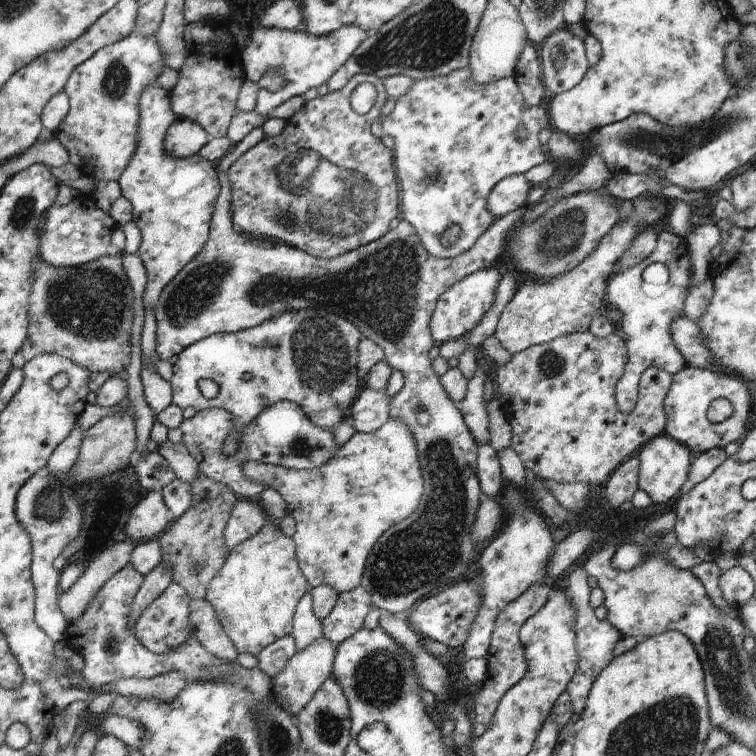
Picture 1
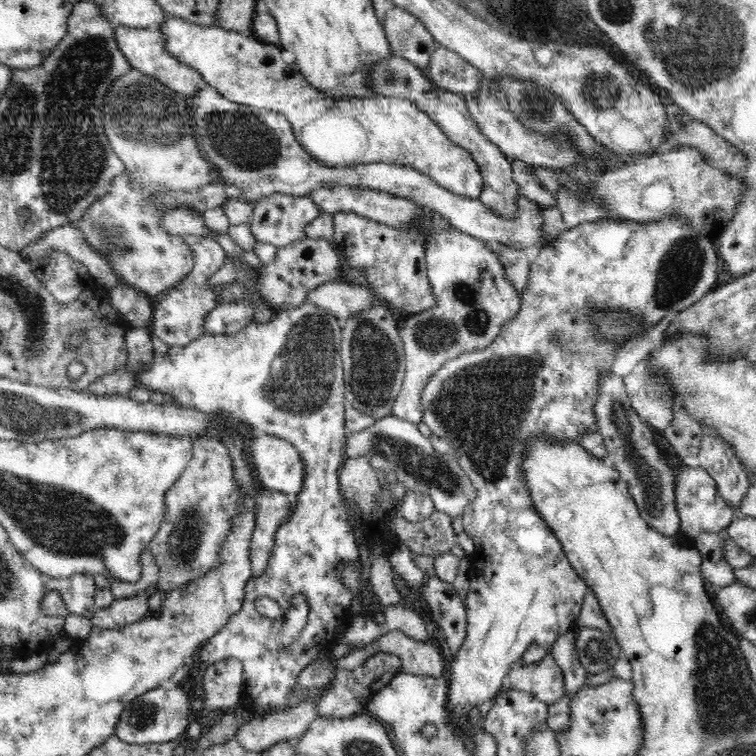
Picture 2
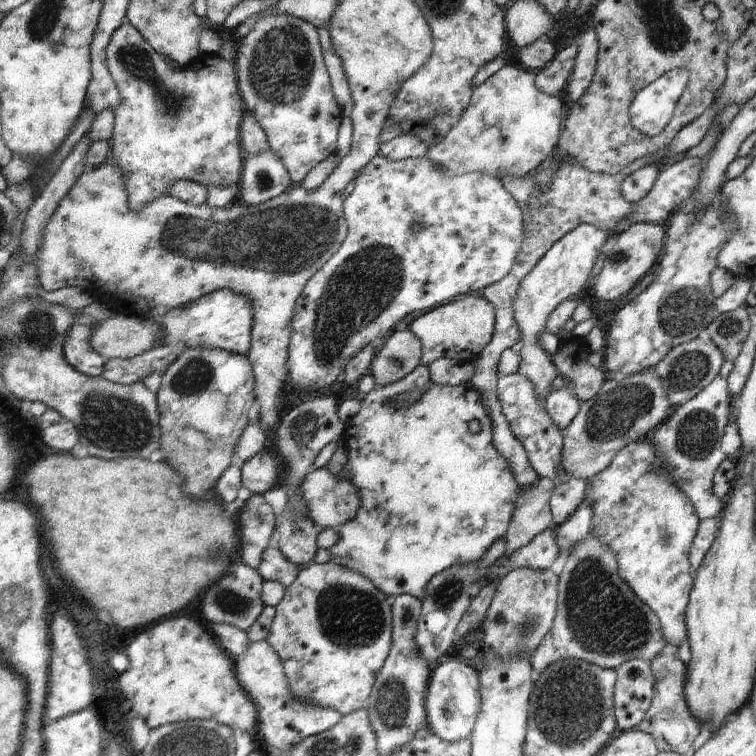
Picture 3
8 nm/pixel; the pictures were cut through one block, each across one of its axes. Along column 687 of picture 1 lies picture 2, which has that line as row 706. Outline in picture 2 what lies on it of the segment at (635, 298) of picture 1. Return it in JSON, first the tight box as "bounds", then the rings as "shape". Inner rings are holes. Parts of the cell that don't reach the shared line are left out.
{"bounds":[136,303,360,716],"shape":[[[304,303],[295,309],[284,309],[275,312],[271,320],[265,324],[257,323],[256,321],[250,322],[244,330],[236,332],[236,334],[204,334],[200,338],[196,338],[194,342],[186,344],[186,346],[170,346],[168,352],[165,355],[154,351],[154,362],[148,364],[144,370],[136,372],[136,385],[142,386],[144,389],[148,389],[149,393],[160,393],[163,396],[170,396],[172,402],[177,403],[185,408],[194,408],[200,412],[206,414],[220,416],[221,418],[229,418],[233,421],[240,422],[242,424],[248,424],[252,426],[257,434],[272,434],[279,438],[284,438],[287,442],[294,443],[294,447],[299,450],[305,465],[304,484],[302,484],[302,490],[298,492],[296,504],[292,510],[292,514],[284,520],[283,524],[279,527],[276,534],[276,541],[274,548],[272,548],[272,556],[270,556],[270,564],[266,568],[266,572],[260,576],[260,578],[250,578],[246,582],[246,594],[244,594],[244,602],[241,609],[235,614],[230,616],[226,626],[222,628],[206,641],[204,646],[201,646],[198,650],[195,658],[204,662],[204,664],[216,664],[220,660],[238,659],[243,664],[243,686],[241,688],[241,702],[247,704],[249,712],[259,716],[266,714],[270,711],[282,710],[290,706],[298,706],[300,702],[304,700],[310,700],[310,698],[316,698],[318,696],[318,689],[315,687],[304,687],[298,688],[296,682],[298,682],[298,676],[302,670],[304,670],[308,664],[311,664],[313,660],[318,658],[319,653],[331,652],[334,646],[339,643],[336,636],[336,630],[342,626],[342,624],[350,624],[350,604],[352,604],[352,590],[348,589],[342,579],[338,577],[338,564],[360,564],[360,549],[358,549],[358,540],[356,539],[353,526],[350,521],[350,515],[347,506],[345,505],[344,499],[342,498],[338,476],[339,470],[345,462],[345,450],[344,442],[347,438],[346,433],[346,408],[347,403],[345,398],[345,384],[344,384],[344,369],[341,359],[341,342],[342,342],[342,323],[339,319],[334,317],[332,313],[324,308],[320,308],[312,303]],[[296,594],[303,594],[306,602],[309,606],[308,620],[300,638],[290,644],[290,646],[283,646],[281,640],[279,640],[280,627],[279,623],[274,619],[270,619],[264,615],[260,615],[254,610],[254,602],[260,598],[260,596],[268,596],[275,600],[285,613],[290,604],[292,604],[292,598]]]}

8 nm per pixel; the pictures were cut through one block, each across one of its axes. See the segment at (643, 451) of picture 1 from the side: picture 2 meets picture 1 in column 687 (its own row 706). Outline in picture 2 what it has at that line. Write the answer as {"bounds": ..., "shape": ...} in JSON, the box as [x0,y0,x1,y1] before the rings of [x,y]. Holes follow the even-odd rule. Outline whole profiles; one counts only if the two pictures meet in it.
{"bounds":[420,216,723,733],"shape":[[[662,216],[660,222],[648,222],[642,224],[638,221],[630,221],[627,219],[605,219],[598,220],[598,222],[582,222],[580,226],[574,229],[566,229],[559,232],[552,240],[543,248],[540,248],[539,254],[529,266],[528,282],[521,292],[521,305],[518,314],[515,314],[513,319],[510,319],[502,327],[500,334],[483,349],[468,351],[467,353],[459,354],[456,358],[447,360],[429,379],[422,390],[422,400],[420,400],[420,407],[422,407],[422,422],[428,425],[432,435],[436,435],[444,439],[451,446],[451,452],[455,456],[458,465],[468,475],[471,483],[475,488],[475,499],[466,507],[463,520],[463,532],[474,540],[474,553],[470,556],[470,577],[469,577],[469,591],[465,600],[467,606],[467,635],[460,647],[460,650],[455,654],[454,660],[450,664],[450,678],[449,691],[447,698],[447,709],[451,716],[451,721],[455,726],[458,726],[458,731],[462,733],[466,724],[470,724],[470,720],[478,714],[478,710],[485,711],[487,706],[494,701],[494,698],[504,690],[504,680],[509,676],[513,670],[512,664],[516,660],[521,660],[526,648],[537,642],[543,646],[547,652],[552,650],[552,644],[558,640],[559,636],[566,634],[574,626],[576,626],[578,615],[588,585],[580,575],[576,573],[574,567],[570,565],[562,544],[558,541],[555,533],[547,526],[546,521],[542,519],[542,515],[538,509],[534,507],[534,503],[530,498],[530,489],[526,485],[525,474],[521,470],[523,464],[523,453],[526,442],[533,437],[540,437],[544,441],[550,443],[582,443],[583,437],[587,433],[597,432],[598,426],[596,421],[596,414],[594,411],[594,404],[597,402],[600,390],[600,374],[608,372],[612,362],[616,360],[616,354],[624,348],[632,344],[632,337],[630,337],[623,345],[612,343],[608,341],[604,335],[600,335],[594,329],[594,319],[590,319],[592,314],[596,312],[625,312],[629,316],[633,316],[633,320],[637,322],[637,326],[641,326],[641,331],[637,336],[642,336],[656,326],[670,310],[679,313],[681,310],[686,310],[689,306],[696,304],[708,291],[714,289],[719,282],[723,280],[720,274],[721,270],[716,267],[718,258],[714,251],[714,245],[709,238],[700,235],[698,231],[694,231],[683,218],[679,216]]]}

